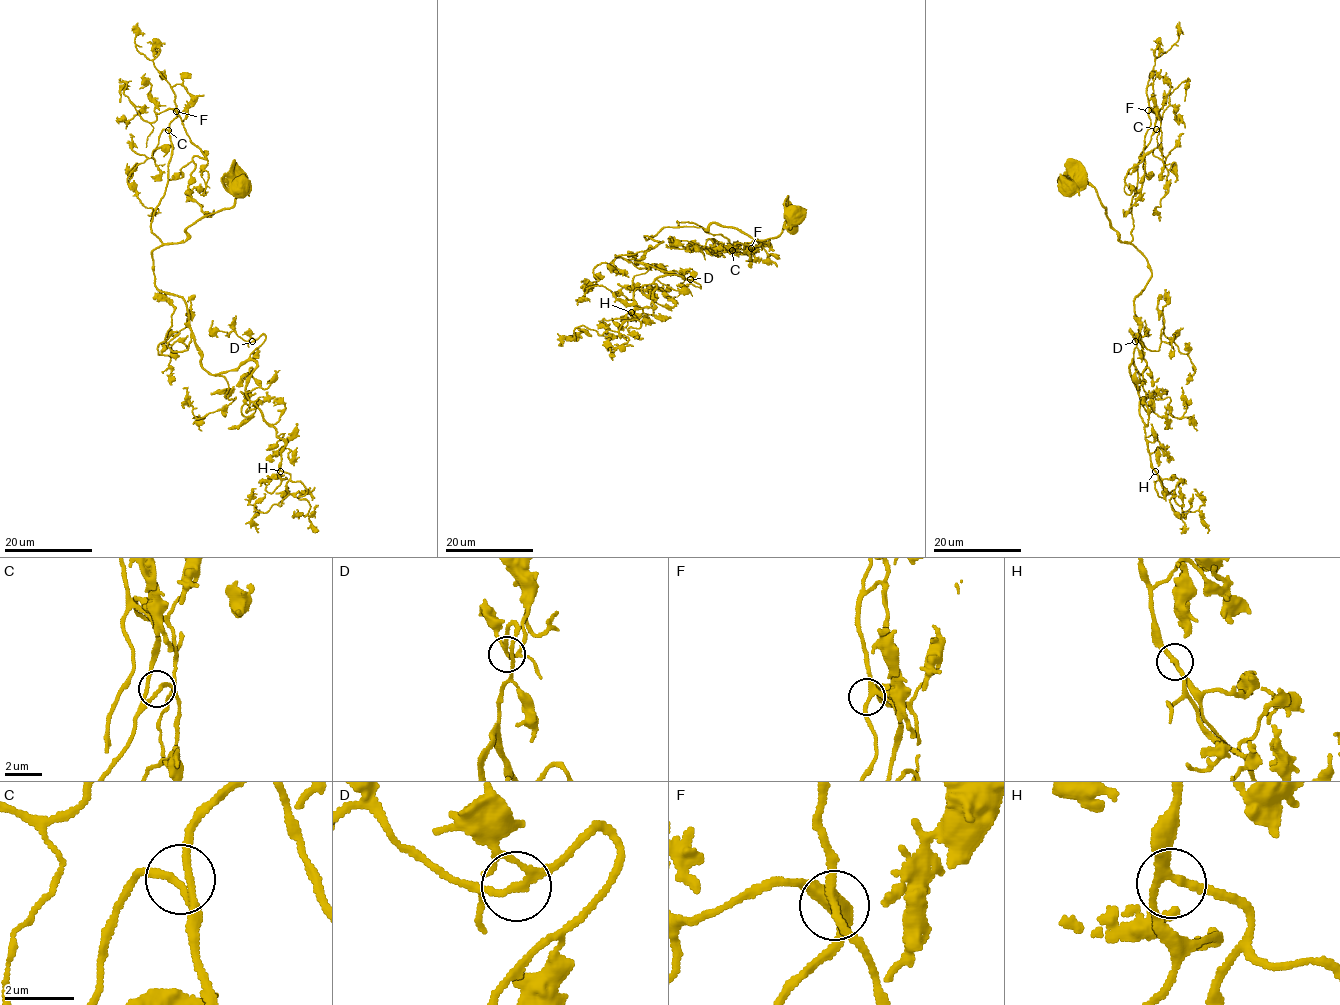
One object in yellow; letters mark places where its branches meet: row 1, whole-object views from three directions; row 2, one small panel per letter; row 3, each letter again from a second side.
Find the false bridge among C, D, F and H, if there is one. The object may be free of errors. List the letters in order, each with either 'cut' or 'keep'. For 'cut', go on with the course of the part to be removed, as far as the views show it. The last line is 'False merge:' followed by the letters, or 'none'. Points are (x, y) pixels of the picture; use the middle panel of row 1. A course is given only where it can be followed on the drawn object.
C: keep
D: cut | (689, 279), (676, 271), (670, 274), (664, 270), (664, 266), (667, 265)
F: keep
H: keep
False merge: D

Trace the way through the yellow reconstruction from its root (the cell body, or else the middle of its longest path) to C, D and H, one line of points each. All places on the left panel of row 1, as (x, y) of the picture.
C: (241, 188), (232, 206), (191, 224), (183, 241), (164, 243), (151, 220), (168, 183), (168, 130)
D: (241, 188), (152, 258), (155, 285), (186, 303), (206, 370), (236, 368), (265, 335), (252, 341)
H: (241, 188), (155, 247), (153, 275), (186, 303), (206, 370), (256, 364), (246, 395), (284, 442), (280, 471)

